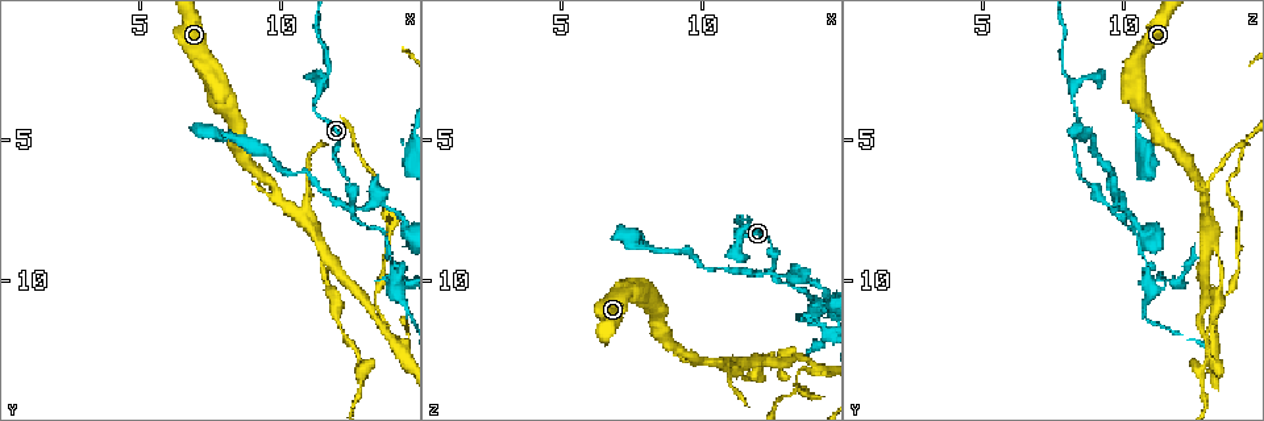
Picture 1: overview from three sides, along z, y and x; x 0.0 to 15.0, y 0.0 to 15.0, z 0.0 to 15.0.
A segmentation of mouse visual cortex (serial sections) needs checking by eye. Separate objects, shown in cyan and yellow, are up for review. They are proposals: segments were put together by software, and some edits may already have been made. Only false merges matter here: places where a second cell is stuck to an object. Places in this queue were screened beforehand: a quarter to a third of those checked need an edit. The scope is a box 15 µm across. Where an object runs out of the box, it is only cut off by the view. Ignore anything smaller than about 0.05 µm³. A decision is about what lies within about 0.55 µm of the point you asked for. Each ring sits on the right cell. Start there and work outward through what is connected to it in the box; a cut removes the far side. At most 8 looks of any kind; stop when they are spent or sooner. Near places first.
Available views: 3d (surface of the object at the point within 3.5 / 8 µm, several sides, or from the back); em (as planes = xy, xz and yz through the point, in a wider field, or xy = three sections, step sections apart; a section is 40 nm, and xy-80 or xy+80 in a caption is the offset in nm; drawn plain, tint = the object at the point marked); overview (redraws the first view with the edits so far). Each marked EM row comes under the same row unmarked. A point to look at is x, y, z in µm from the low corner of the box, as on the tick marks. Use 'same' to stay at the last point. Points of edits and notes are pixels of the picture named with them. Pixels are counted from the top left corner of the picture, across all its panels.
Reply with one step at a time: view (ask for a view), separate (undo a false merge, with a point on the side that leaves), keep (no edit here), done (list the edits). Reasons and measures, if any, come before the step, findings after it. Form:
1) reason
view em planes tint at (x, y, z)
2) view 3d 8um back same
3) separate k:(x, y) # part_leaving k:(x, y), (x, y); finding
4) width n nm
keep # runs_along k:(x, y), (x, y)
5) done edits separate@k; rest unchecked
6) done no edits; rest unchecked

four or more arms meet
view 3d 3.5um at (12.5, 7.4, 9.7)

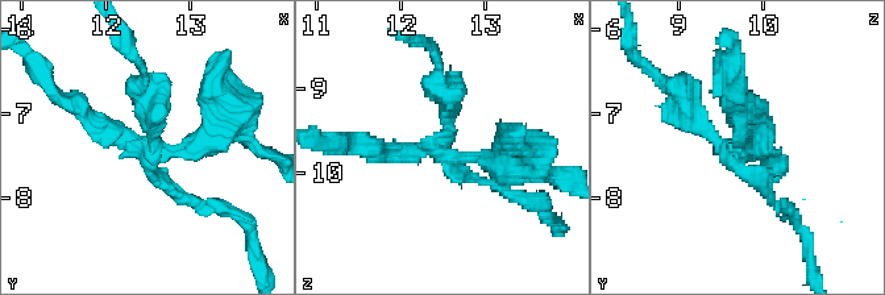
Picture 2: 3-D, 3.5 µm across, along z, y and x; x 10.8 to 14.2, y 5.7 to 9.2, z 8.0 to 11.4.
arms 4; arm_widths 150, 200, 300, 300 nm; need the tissue
view em xy step 2 tint at (12.45, 7.45, 9.65)

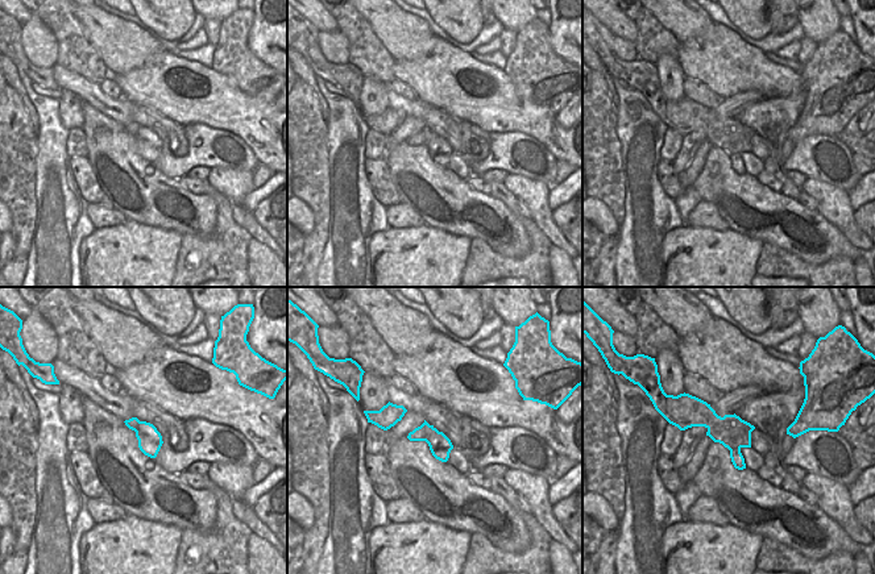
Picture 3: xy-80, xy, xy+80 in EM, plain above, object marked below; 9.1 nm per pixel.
separate 2:(390, 158) # part_leaving 2:(443, 150), (556, 174); two cells meet here

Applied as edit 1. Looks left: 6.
redraw
view overview

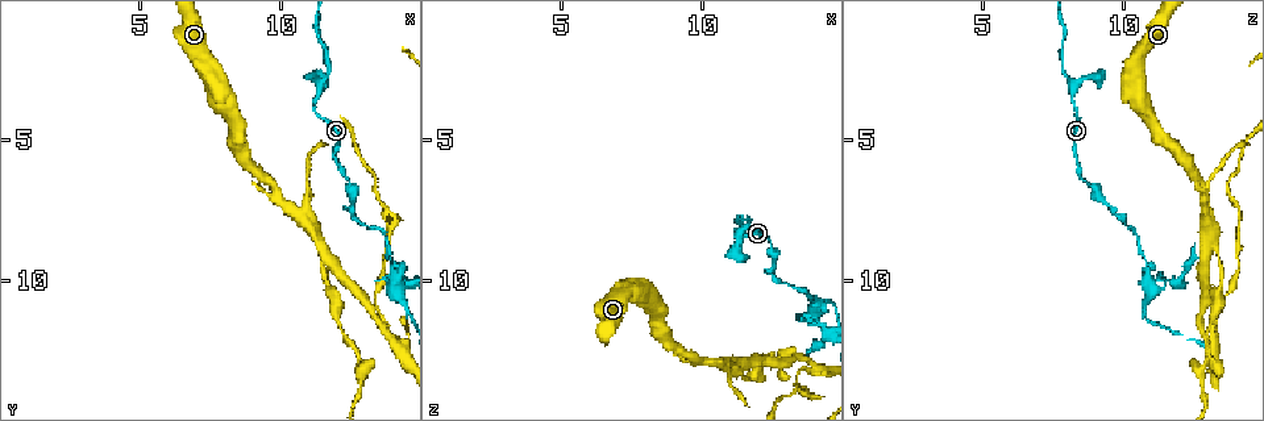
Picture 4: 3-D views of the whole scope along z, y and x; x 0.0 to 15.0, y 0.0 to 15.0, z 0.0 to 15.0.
three arms meet
view 3d 8um at (14.1, 10.4, 11.1)

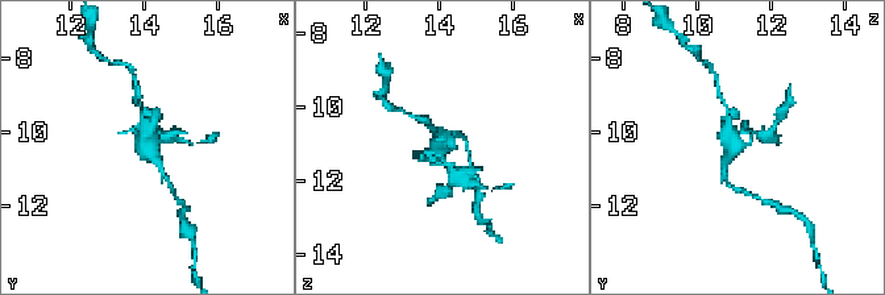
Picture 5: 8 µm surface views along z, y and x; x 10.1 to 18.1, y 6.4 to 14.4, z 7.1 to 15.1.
closer look
view 3d 3.5um at (14.0, 10.3, 11.1)

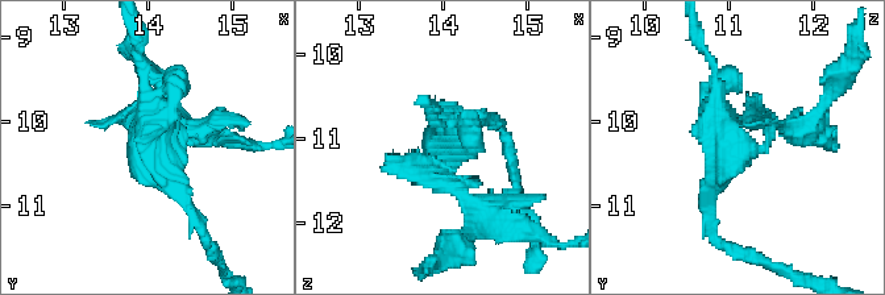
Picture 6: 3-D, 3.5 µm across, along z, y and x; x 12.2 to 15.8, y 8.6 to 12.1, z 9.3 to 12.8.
view em xy step 1 tint at (14.00, 10.25, 11.05)

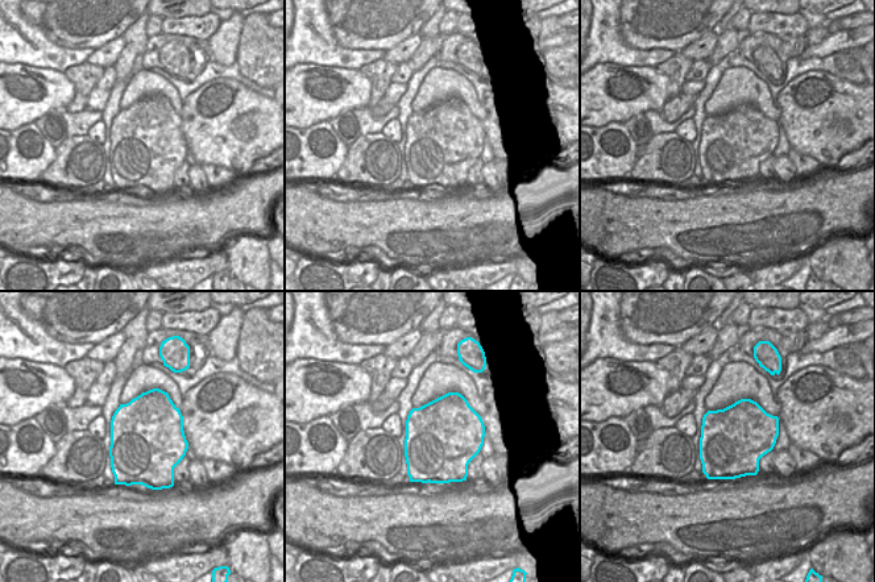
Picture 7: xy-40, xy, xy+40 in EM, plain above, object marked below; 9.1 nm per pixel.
separate 6:(194, 136) # part_leaving 6:(771, 134), (775, 123), (807, 127), (838, 86); two cells meet here

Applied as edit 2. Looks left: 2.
three arms meet
view 3d 8um at (11.5, 8.6, 13.1)

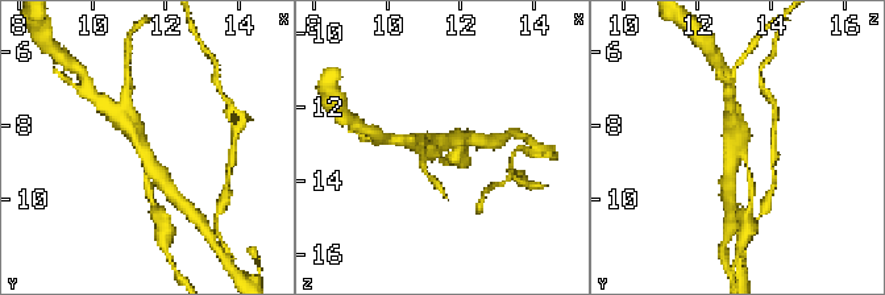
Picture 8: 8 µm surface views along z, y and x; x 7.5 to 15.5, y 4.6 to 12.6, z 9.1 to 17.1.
arms 3; arm_widths 150, 400, 500 nm; shape alone is not enough
view em xy step 1 tint at (11.4, 8.6, 13.1)

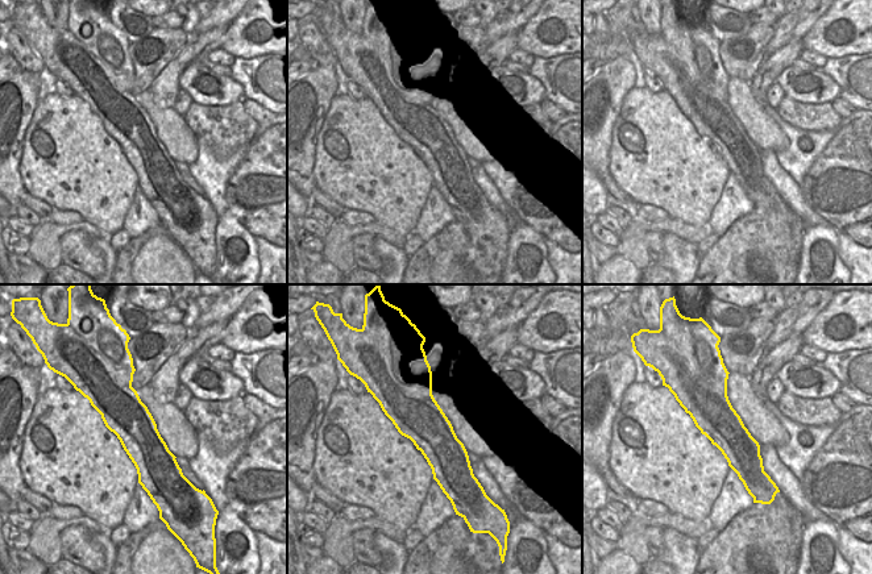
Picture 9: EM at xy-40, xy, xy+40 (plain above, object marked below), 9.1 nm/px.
separate 8:(128, 83) # part_leaving 8:(743, 154), (751, 178), (751, 208); two cells meet here

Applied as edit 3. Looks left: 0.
done edits separate@2, separate@6, separate@8; rest unchecked

